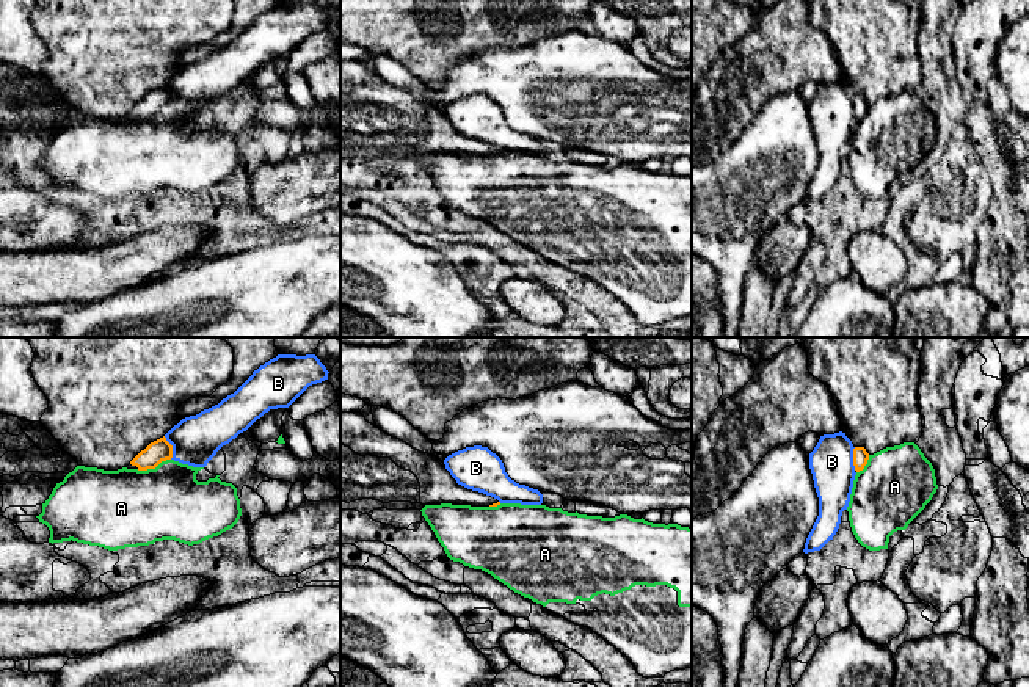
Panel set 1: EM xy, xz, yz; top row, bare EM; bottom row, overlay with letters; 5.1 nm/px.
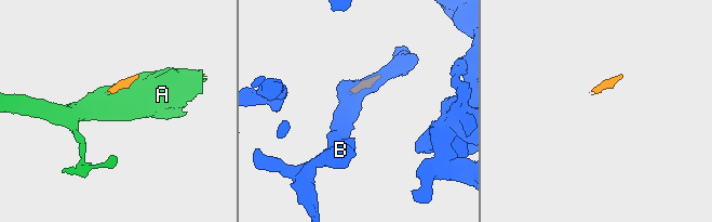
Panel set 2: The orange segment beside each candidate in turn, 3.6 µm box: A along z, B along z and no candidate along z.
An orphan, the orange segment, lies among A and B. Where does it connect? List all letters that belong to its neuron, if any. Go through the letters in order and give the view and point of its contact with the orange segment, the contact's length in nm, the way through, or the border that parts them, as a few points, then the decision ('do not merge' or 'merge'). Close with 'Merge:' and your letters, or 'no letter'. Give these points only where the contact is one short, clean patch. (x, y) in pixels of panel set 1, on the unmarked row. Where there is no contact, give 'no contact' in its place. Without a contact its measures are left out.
A: meets orange in xy at (152, 116); contact 190 nm long; do not merge
B: meets orange in xy at (171, 96); contact 130 nm long; border along xy (163, 85), (171, 94), (171, 107); do not merge
Merge: no letter

